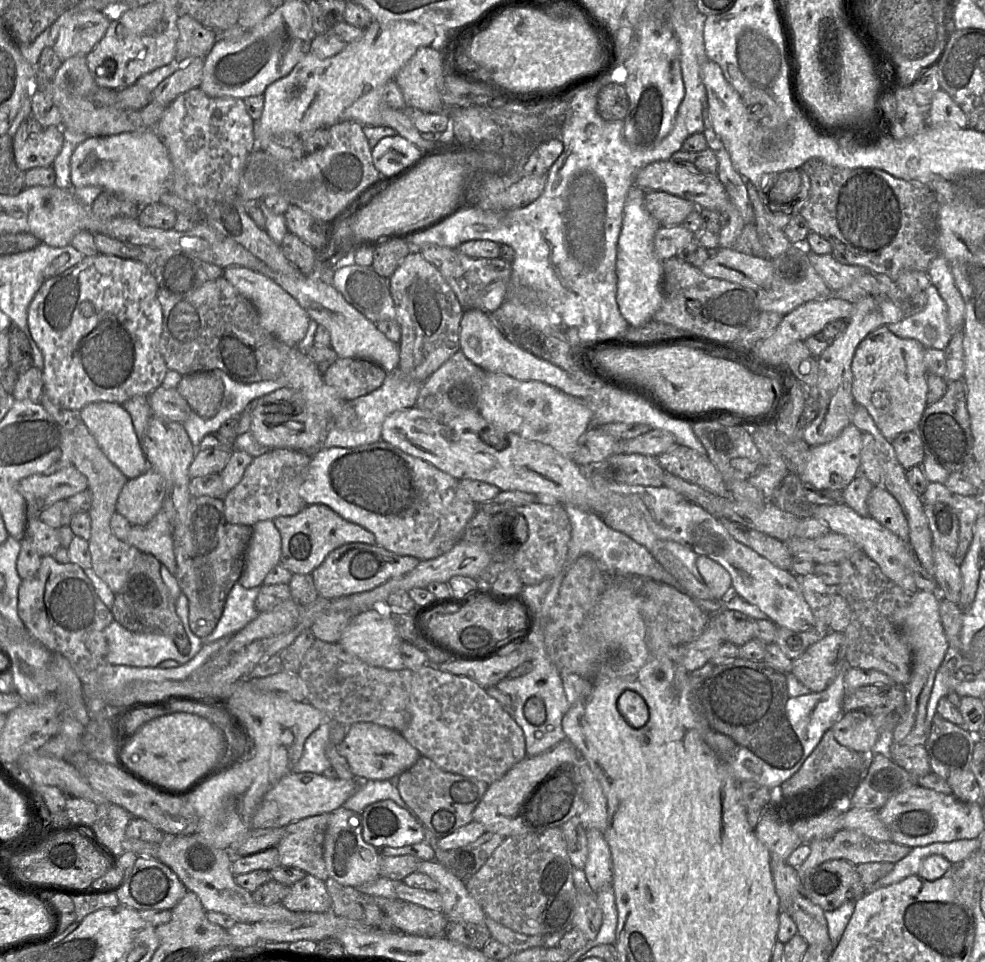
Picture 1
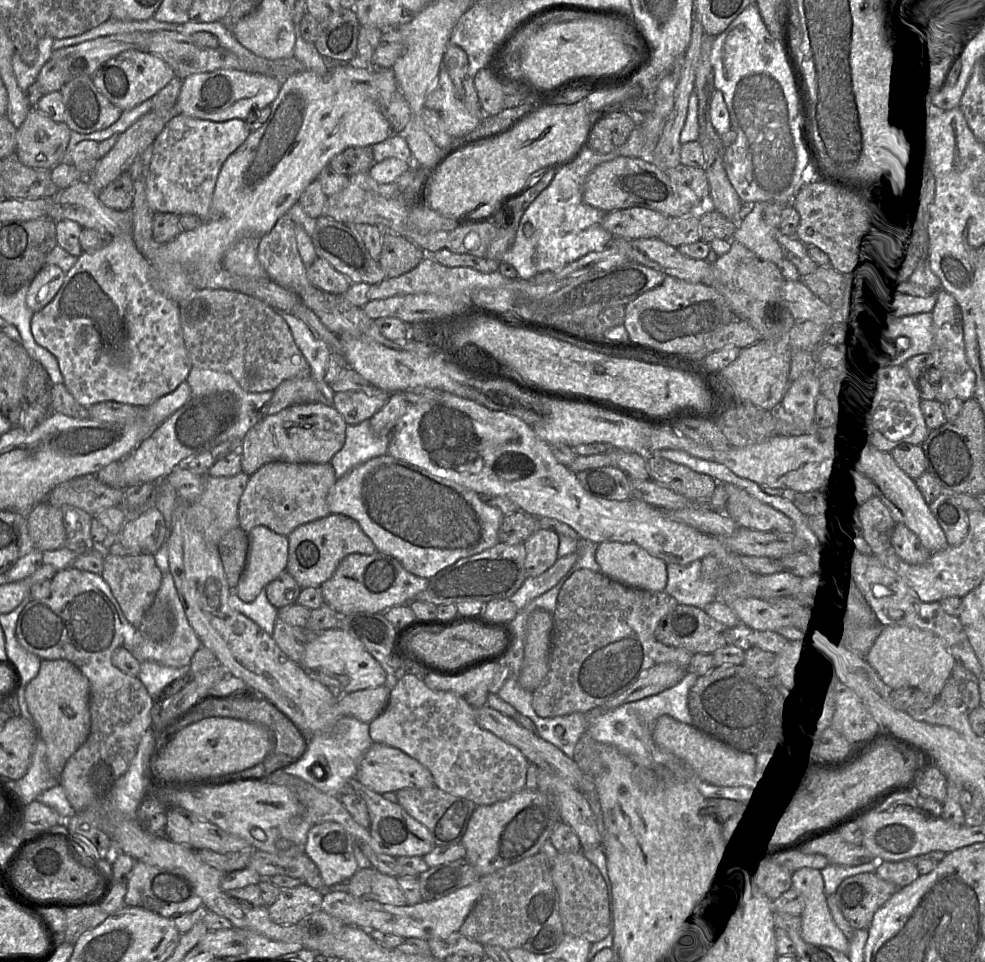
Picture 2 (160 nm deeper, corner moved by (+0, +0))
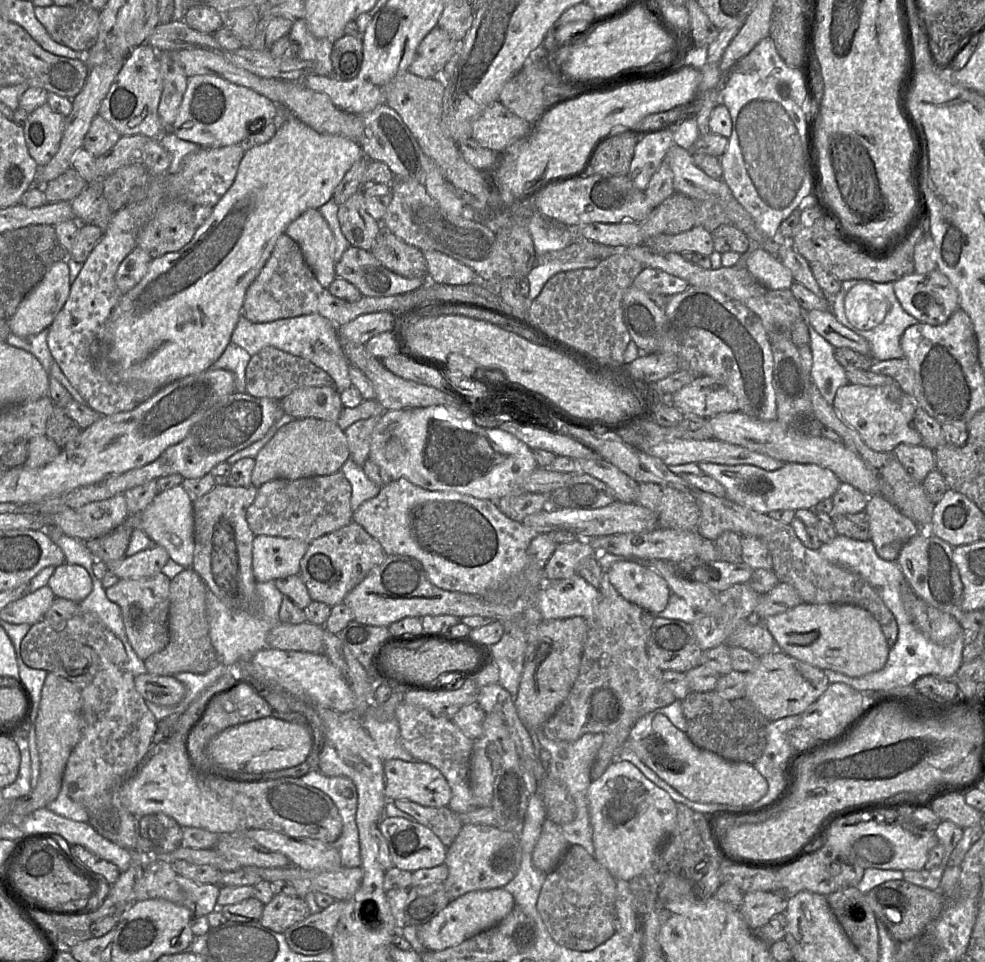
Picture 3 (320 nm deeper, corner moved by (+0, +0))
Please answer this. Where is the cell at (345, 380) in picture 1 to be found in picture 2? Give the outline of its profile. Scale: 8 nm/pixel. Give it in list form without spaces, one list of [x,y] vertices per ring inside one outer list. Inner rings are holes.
[[[338,391],[334,393],[334,407],[348,425],[370,420],[387,402],[388,391],[369,395],[364,391]]]

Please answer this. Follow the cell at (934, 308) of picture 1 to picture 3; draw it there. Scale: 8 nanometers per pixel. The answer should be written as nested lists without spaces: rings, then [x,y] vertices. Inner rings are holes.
[[[847,280],[830,300],[830,311],[844,326],[867,340],[870,357],[875,361],[891,360],[904,356],[900,345],[904,331],[918,323],[898,301],[892,282],[879,283],[869,280]]]

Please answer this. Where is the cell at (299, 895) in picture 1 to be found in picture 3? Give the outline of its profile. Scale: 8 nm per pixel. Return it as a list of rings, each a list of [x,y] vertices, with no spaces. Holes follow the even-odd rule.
[[[277,894],[264,905],[259,921],[274,932],[284,933],[290,926],[309,915],[310,908],[304,898]]]

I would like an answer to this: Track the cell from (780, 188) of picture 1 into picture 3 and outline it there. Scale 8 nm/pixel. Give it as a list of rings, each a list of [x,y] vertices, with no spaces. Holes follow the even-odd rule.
[[[758,247],[747,257],[746,268],[764,287],[771,290],[790,290],[794,282],[791,271],[763,247]]]

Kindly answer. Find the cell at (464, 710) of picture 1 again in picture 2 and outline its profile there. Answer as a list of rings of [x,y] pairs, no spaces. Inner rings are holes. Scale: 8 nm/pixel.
[[[406,674],[391,691],[384,711],[369,723],[370,736],[374,743],[397,748],[424,765],[431,772],[435,785],[444,792],[470,800],[477,806],[491,805],[526,787],[530,762],[518,748],[481,728],[473,711],[474,707],[462,697],[448,691],[431,690],[420,677]]]

